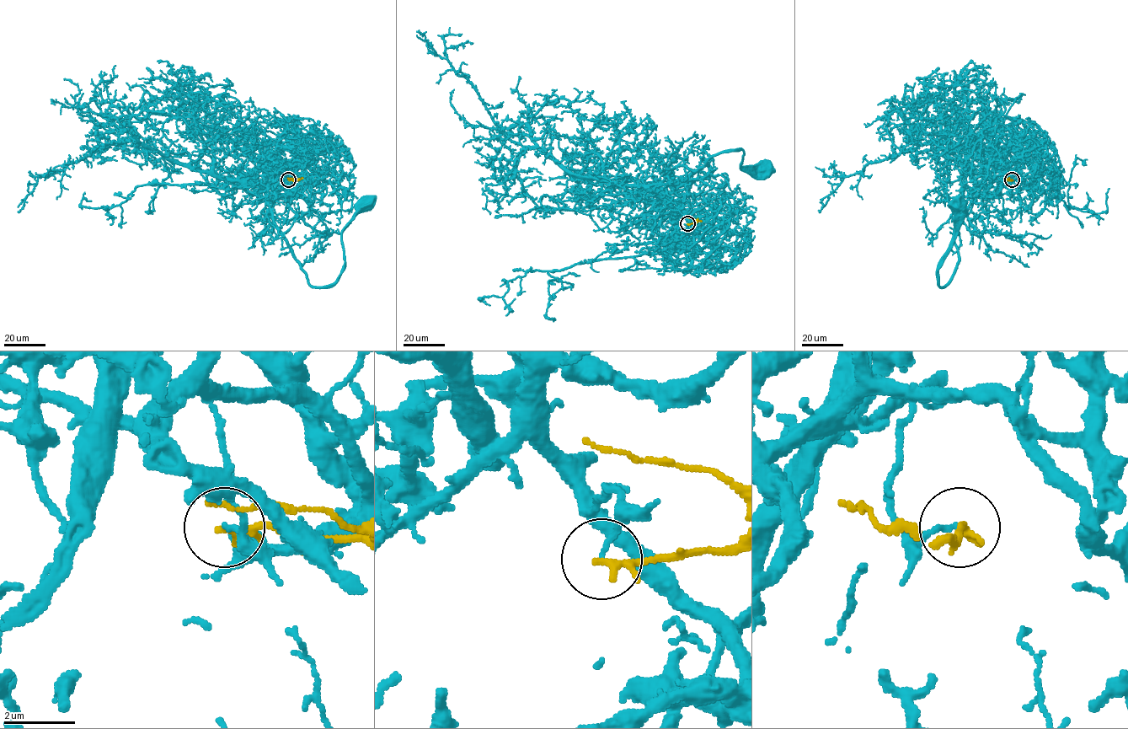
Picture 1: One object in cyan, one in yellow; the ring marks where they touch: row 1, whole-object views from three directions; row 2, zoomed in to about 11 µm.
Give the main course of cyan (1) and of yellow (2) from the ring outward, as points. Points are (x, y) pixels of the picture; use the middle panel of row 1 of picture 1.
1: (687, 223), (681, 206), (646, 186), (679, 166), (697, 170), (726, 151), (742, 150), (740, 165), (761, 170)
2: (687, 223), (696, 221), (686, 217)

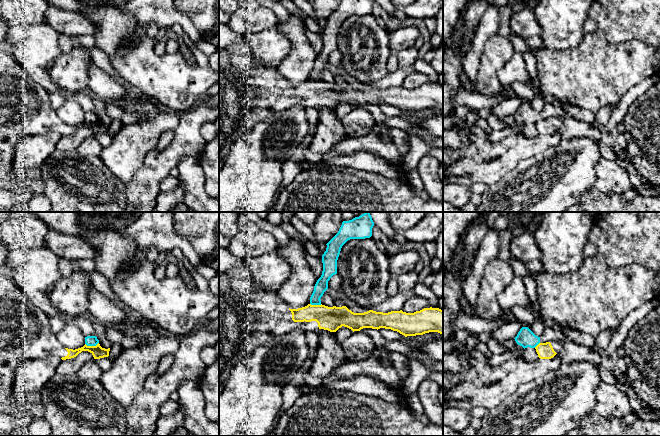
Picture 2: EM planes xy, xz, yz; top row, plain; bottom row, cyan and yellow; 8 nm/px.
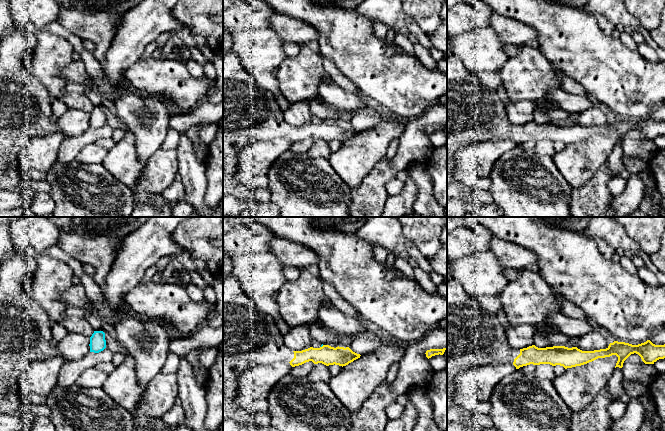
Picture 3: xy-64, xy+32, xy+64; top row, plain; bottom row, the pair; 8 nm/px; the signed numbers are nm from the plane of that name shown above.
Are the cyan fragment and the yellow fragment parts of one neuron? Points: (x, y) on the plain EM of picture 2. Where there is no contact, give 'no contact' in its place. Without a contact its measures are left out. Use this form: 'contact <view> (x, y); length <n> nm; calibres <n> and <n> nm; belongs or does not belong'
contact xy (91, 121); length 110 nm; calibres 80 and 100 nm; does not belong

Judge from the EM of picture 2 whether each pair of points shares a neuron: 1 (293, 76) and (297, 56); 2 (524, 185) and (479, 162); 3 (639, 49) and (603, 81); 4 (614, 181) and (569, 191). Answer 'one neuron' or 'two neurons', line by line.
1: one neuron
2: two neurons
3: one neuron
4: two neurons

